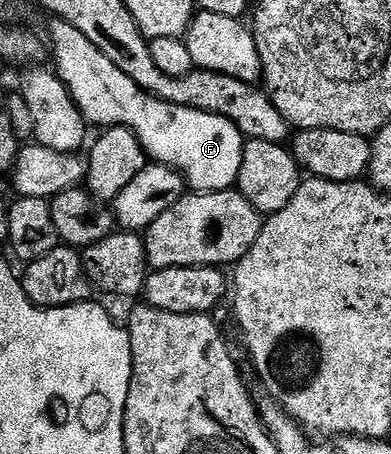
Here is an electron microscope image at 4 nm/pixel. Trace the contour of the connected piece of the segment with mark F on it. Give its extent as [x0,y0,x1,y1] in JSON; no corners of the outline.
[49,20,245,194]

